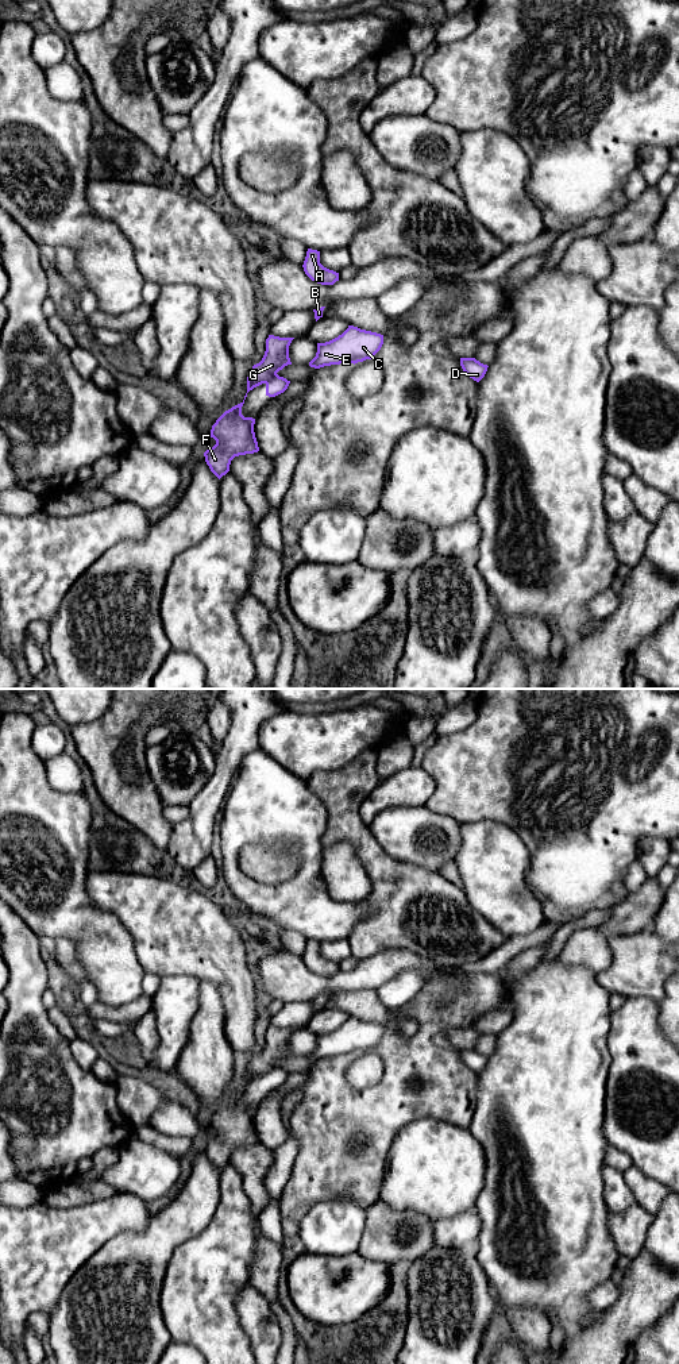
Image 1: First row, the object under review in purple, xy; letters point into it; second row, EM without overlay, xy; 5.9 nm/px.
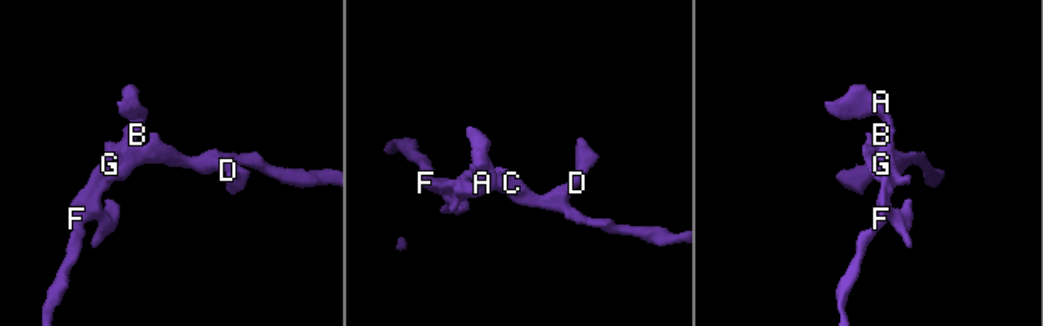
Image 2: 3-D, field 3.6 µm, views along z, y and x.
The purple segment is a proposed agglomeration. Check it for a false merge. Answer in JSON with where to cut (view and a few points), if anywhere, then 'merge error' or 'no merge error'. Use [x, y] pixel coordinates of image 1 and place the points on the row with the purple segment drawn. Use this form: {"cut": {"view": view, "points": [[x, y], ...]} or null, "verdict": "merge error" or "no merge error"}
{"cut": {"view": "xy", "points": [[278, 376], [265, 382]]}, "verdict": "merge error"}

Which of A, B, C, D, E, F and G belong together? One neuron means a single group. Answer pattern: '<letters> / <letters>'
A B F G / C D E

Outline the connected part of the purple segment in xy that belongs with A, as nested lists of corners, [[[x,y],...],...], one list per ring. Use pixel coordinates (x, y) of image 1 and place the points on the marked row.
[[[308,248],[302,267],[305,274],[317,284],[333,285],[339,281],[339,273],[320,263],[320,251],[317,250]]]

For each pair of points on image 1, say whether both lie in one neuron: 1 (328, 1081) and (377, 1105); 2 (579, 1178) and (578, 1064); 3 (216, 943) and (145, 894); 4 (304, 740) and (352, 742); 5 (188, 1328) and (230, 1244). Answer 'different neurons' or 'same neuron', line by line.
1: same neuron
2: same neuron
3: same neuron
4: same neuron
5: same neuron

